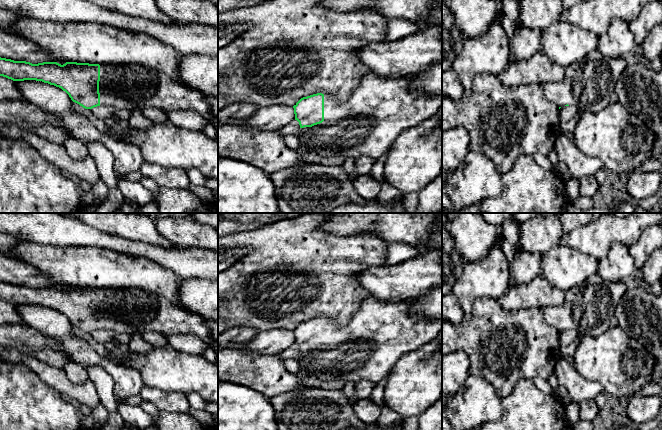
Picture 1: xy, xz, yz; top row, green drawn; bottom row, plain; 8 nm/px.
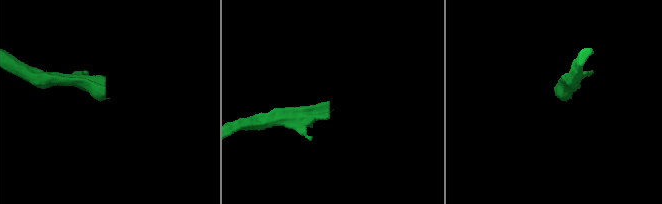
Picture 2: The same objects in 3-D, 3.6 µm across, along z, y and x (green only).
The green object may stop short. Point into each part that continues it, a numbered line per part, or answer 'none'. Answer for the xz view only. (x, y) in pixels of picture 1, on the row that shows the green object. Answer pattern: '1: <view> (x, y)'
1: xz (381, 107)

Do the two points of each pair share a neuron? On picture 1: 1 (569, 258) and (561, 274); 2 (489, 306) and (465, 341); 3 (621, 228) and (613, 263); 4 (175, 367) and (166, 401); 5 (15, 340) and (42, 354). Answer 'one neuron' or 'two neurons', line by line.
1: one neuron
2: one neuron
3: two neurons
4: two neurons
5: two neurons

